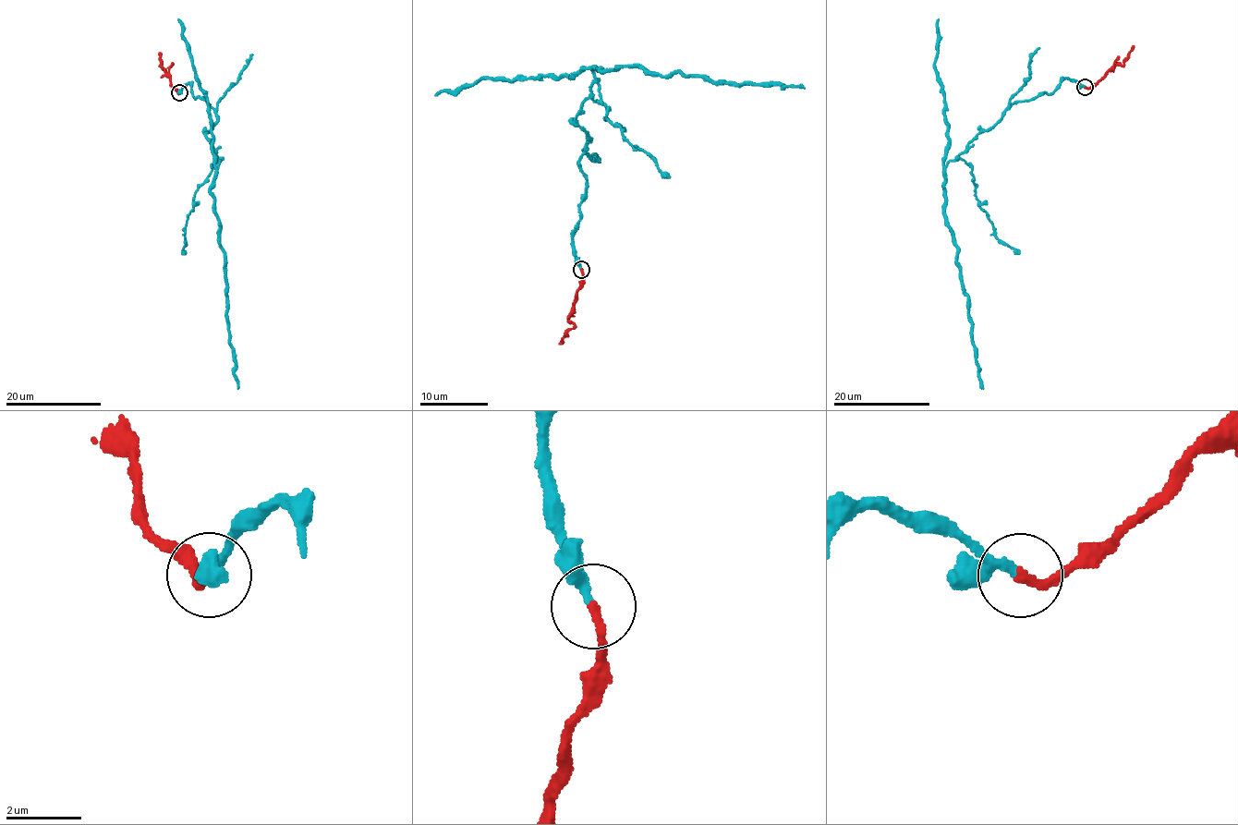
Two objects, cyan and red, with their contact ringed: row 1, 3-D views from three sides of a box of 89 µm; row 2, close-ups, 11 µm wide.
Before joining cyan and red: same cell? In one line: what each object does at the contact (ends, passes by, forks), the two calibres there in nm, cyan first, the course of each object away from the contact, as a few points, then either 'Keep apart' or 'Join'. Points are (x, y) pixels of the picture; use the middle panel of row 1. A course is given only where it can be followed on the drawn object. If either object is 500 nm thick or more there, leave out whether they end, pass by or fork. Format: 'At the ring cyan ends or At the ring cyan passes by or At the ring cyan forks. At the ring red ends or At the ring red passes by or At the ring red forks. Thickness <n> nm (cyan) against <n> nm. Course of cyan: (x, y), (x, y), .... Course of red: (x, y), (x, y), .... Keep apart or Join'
At the ring cyan passes by. At the ring red ends. Thickness 200 nm (cyan) against 260 nm. Course of cyan: (582, 268), (573, 237), (587, 182), (580, 156), (590, 141), (576, 116), (593, 68), (805, 88). Course of red: (582, 270), (580, 286), (575, 296), (569, 319), (573, 327), (564, 333), (562, 344). Join

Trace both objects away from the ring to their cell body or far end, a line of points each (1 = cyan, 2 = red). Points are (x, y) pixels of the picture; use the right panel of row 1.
1: (1085, 88), (1064, 78), (1052, 93), (1012, 103), (946, 167), (944, 212), (983, 388)
2: (1086, 88), (1097, 84), (1116, 65), (1123, 65), (1134, 46)

